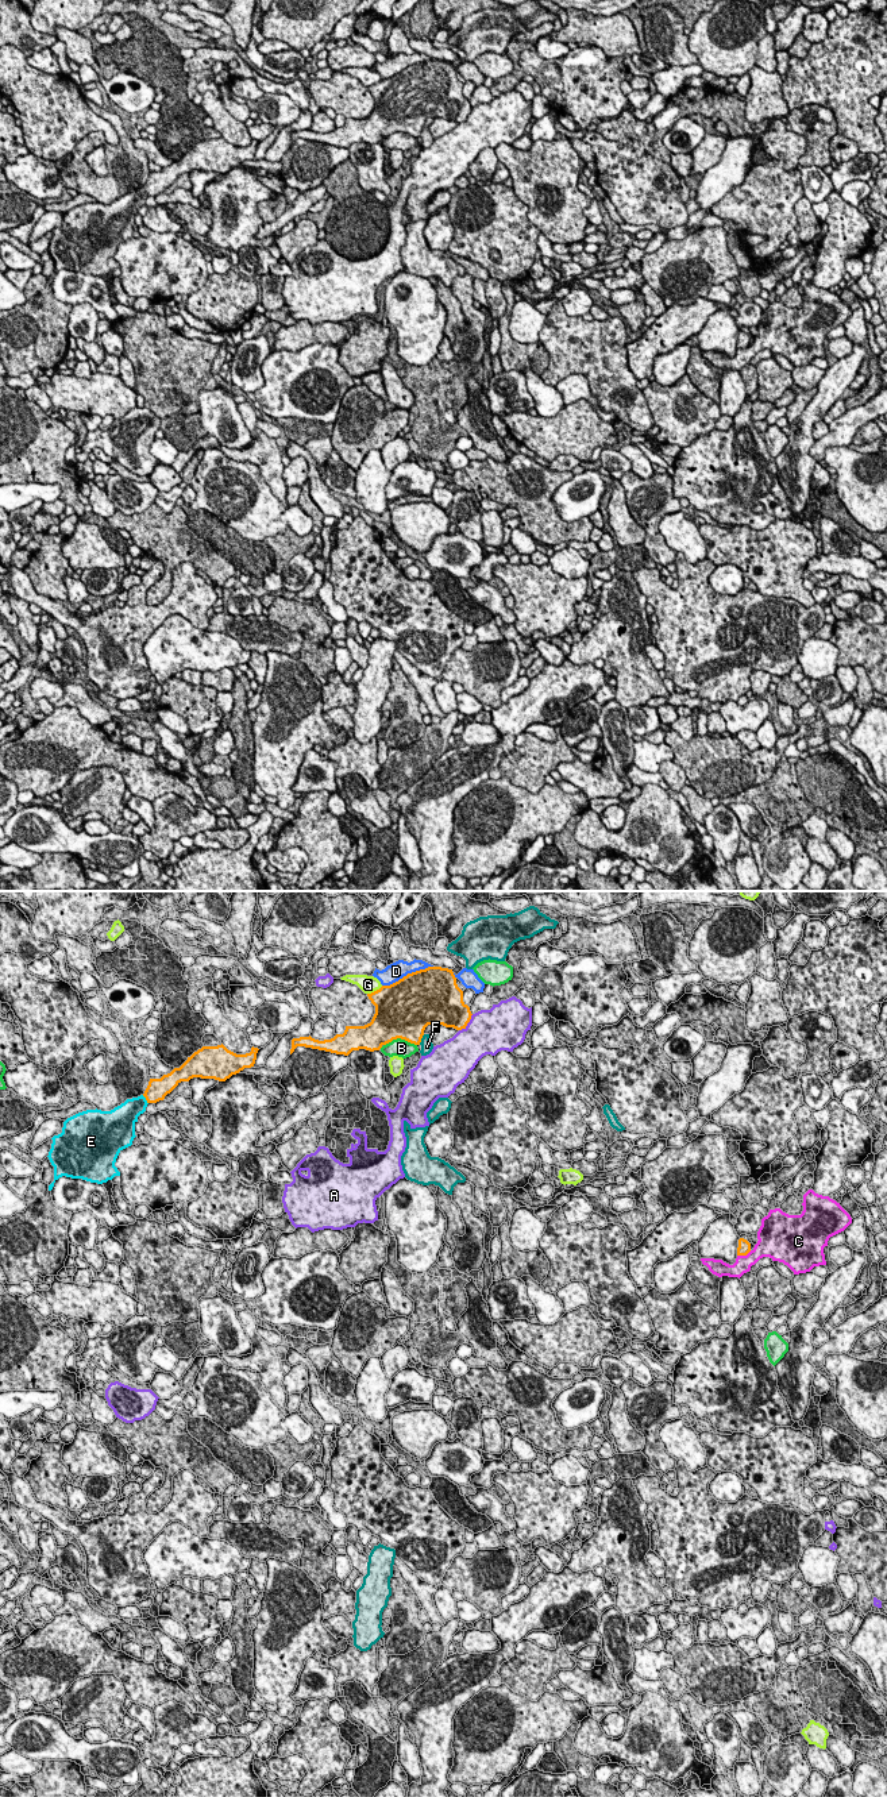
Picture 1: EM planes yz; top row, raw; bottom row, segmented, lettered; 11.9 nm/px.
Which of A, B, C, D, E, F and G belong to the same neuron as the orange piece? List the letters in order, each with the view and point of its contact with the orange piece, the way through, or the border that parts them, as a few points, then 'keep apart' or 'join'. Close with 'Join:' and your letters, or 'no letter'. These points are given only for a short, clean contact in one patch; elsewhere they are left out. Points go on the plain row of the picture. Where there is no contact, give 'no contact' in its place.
A: contact yz (467, 115); keep apart
B: contact yz (397, 130); keep apart
C: contact yz (744, 347); keep apart
D: contact yz (408, 66); keep apart
E: contact yz (146, 192); way yz (158, 181), (146, 192), (131, 201); join
F: contact yz (420, 132); keep apart
G: contact yz (374, 84); keep apart
Join: E

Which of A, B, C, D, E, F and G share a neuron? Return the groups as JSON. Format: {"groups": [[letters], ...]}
{"groups": [["A"], ["B"], ["C"], ["D"], ["E"], ["F"], ["G"]]}

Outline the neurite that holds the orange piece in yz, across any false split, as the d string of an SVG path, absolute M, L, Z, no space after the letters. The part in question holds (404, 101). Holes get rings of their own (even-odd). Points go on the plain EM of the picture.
M441 59L408 66L367 89L375 99L370 116L346 119L343 127L324 134L311 128L293 131L290 147L297 139L305 139L348 149L359 142L379 143L397 131L420 138L428 117L462 123L473 108L463 95L463 84L458 80L452 62Z

